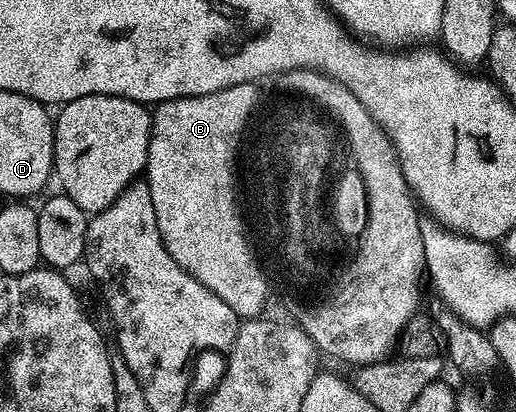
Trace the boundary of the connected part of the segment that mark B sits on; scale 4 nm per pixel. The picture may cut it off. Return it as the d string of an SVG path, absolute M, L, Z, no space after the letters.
M256 83L230 85L218 93L171 99L155 104L152 116L152 136L148 146L146 182L150 198L154 200L154 217L158 217L158 233L174 261L186 269L202 285L206 285L234 313L241 317L256 317L270 299L270 280L266 275L256 275L248 251L244 251L242 233L236 232L236 219L232 219L232 195L228 195L228 139L240 127L244 111L252 107L252 91Z

